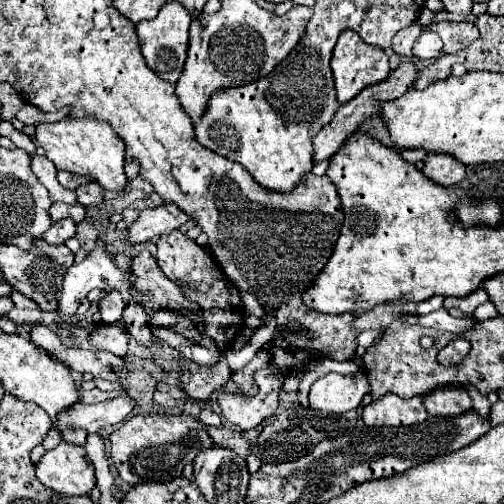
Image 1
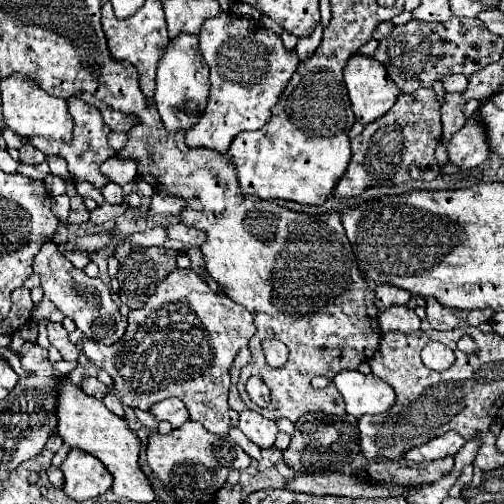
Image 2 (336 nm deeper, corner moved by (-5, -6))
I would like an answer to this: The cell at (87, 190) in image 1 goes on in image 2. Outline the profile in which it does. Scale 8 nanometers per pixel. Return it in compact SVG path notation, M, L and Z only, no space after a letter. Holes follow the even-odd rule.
M67 183L67 185L69 185L69 199L71 199L71 213L69 213L67 223L69 223L69 225L87 223L87 221L89 221L89 211L87 211L85 205L83 205L83 197L77 195L73 183Z

